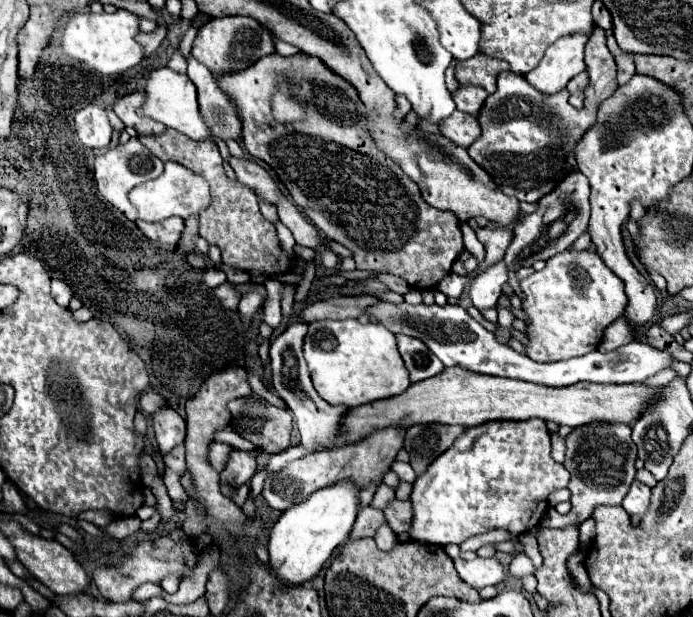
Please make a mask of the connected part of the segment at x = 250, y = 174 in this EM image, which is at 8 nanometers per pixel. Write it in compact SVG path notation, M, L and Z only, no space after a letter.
M228 156L230 166L236 172L236 178L240 178L242 184L250 186L256 194L260 194L264 200L276 204L280 198L278 186L272 180L272 176L254 160L250 158L236 158L236 156Z

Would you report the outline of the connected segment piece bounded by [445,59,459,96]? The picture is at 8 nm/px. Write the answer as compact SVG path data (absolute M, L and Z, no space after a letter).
M454 59L449 68L447 68L446 72L445 72L445 82L446 82L446 86L448 88L448 91L450 92L451 96L454 95L454 92L456 92L456 90L459 87L459 83L457 82L456 78L455 78L455 66L457 64L458 60Z

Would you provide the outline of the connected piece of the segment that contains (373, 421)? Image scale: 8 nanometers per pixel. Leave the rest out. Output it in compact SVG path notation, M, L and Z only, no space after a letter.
M444 368L438 376L410 384L410 388L398 396L370 402L350 408L344 418L344 432L348 444L362 440L378 428L386 426L412 426L412 424L462 424L466 428L494 420L530 420L542 418L566 426L582 426L590 422L622 422L632 424L640 418L650 400L658 394L658 388L646 388L644 384L572 384L570 388L546 388L532 382L486 376L478 372L466 372L464 368Z

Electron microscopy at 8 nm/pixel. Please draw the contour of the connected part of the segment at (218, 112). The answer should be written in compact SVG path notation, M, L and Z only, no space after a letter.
M190 54L187 63L186 74L198 88L200 112L202 112L206 124L218 138L238 140L240 138L240 120L238 120L236 110L230 104L228 96L218 88L210 70L202 62L198 62L192 54Z

